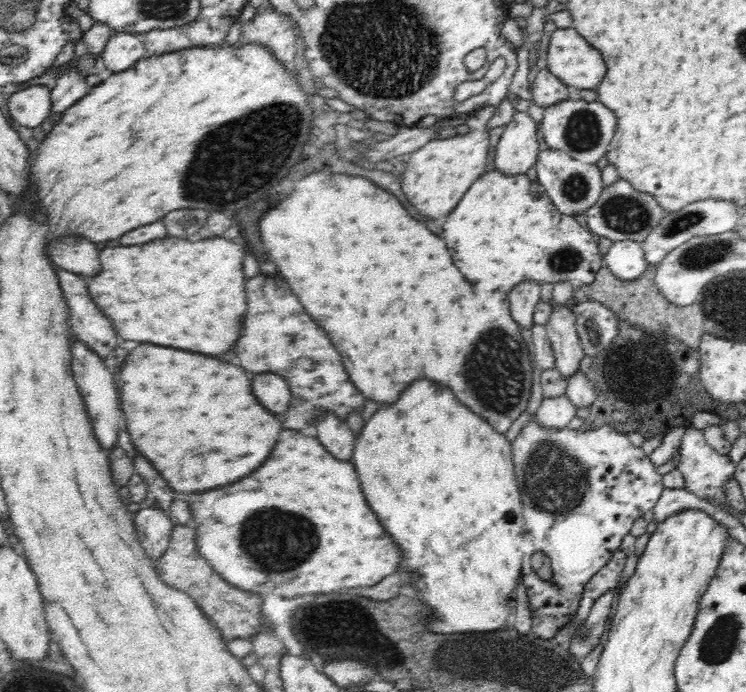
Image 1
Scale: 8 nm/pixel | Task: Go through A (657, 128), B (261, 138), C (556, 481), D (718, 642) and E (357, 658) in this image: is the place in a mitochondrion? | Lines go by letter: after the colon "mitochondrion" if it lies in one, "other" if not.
A: other
B: mitochondrion
C: mitochondrion
D: mitochondrion
E: mitochondrion

